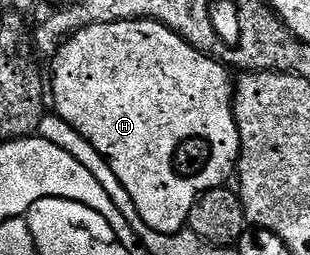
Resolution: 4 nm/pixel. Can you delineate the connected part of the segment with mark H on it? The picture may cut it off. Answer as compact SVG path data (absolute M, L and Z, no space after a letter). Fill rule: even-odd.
M126 19L125 21L117 21L116 23L110 23L109 25L89 25L85 29L81 29L75 35L70 35L69 38L63 43L62 47L59 48L55 53L54 59L50 60L49 67L51 67L51 75L49 71L49 95L55 98L55 111L100 155L101 158L107 162L109 170L115 174L117 182L123 186L123 191L128 195L130 206L137 209L137 213L141 213L141 221L145 221L145 225L149 225L149 229L153 229L157 233L162 235L177 235L180 231L187 227L187 218L189 213L193 209L193 205L201 195L205 192L210 191L212 187L222 187L228 181L227 178L234 176L237 171L237 164L239 162L239 121L237 118L236 108L233 106L233 75L230 70L224 64L220 63L219 60L211 58L211 56L201 53L193 45L189 45L184 39L177 33L173 33L173 29L169 29L165 25L161 25L157 21L152 19Z

